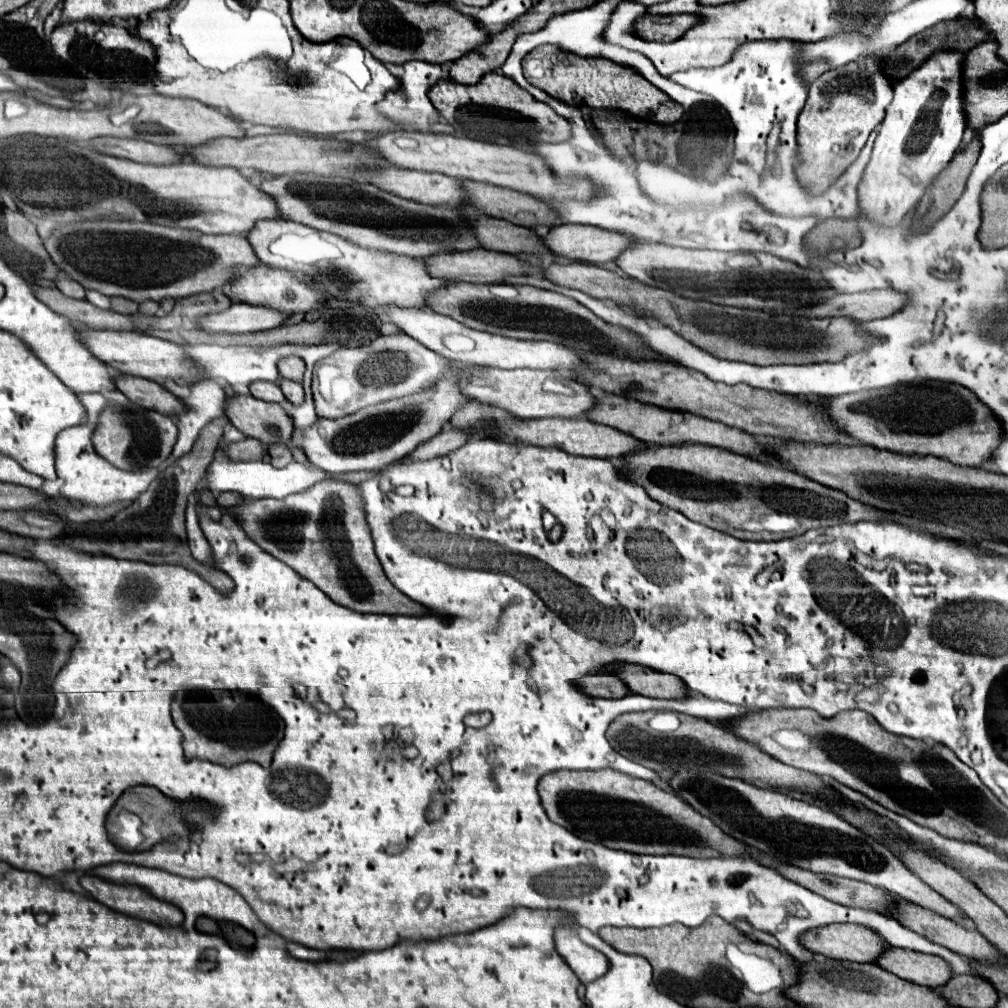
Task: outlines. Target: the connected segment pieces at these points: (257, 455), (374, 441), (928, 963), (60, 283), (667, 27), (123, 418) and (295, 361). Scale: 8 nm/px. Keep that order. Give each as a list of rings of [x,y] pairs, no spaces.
[[[246,438],[242,442],[236,442],[236,444],[230,444],[224,454],[230,458],[230,460],[262,460],[264,456],[264,444],[260,444],[258,440],[254,438]]]
[[[450,376],[420,394],[368,406],[336,420],[320,418],[308,430],[296,428],[292,444],[300,448],[312,464],[316,464],[328,474],[344,474],[354,470],[382,470],[402,460],[418,444],[436,436],[442,430],[442,424],[448,422],[450,416],[464,402],[468,402],[468,398],[460,394],[458,380]]]
[[[886,948],[876,964],[902,980],[930,986],[934,990],[940,990],[952,978],[952,970],[942,958],[904,948]]]
[[[56,278],[54,280],[54,284],[56,284],[56,288],[64,294],[64,296],[70,296],[70,298],[76,298],[76,300],[84,300],[84,294],[86,294],[86,290],[78,284],[78,282],[74,282],[74,280],[70,280],[70,278]]]
[[[644,14],[634,22],[634,34],[642,40],[652,42],[674,42],[678,40],[698,18],[692,14],[676,16],[652,16]]]
[[[136,404],[128,406],[108,406],[100,412],[98,424],[92,432],[92,444],[98,456],[106,458],[120,470],[144,470],[158,468],[168,456],[176,442],[176,424],[170,416],[158,414],[156,410],[138,408]]]
[[[284,356],[278,360],[278,372],[282,378],[294,380],[294,382],[302,382],[302,374],[304,374],[304,360],[298,356]]]

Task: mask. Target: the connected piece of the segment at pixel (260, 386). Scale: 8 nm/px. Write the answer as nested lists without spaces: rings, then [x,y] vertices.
[[[258,380],[258,382],[252,382],[248,388],[250,388],[250,394],[254,398],[260,398],[264,402],[282,402],[284,400],[282,390],[274,382],[262,382],[262,380]]]

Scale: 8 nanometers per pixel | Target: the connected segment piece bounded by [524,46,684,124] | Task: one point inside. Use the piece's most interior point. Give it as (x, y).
(593, 82)

